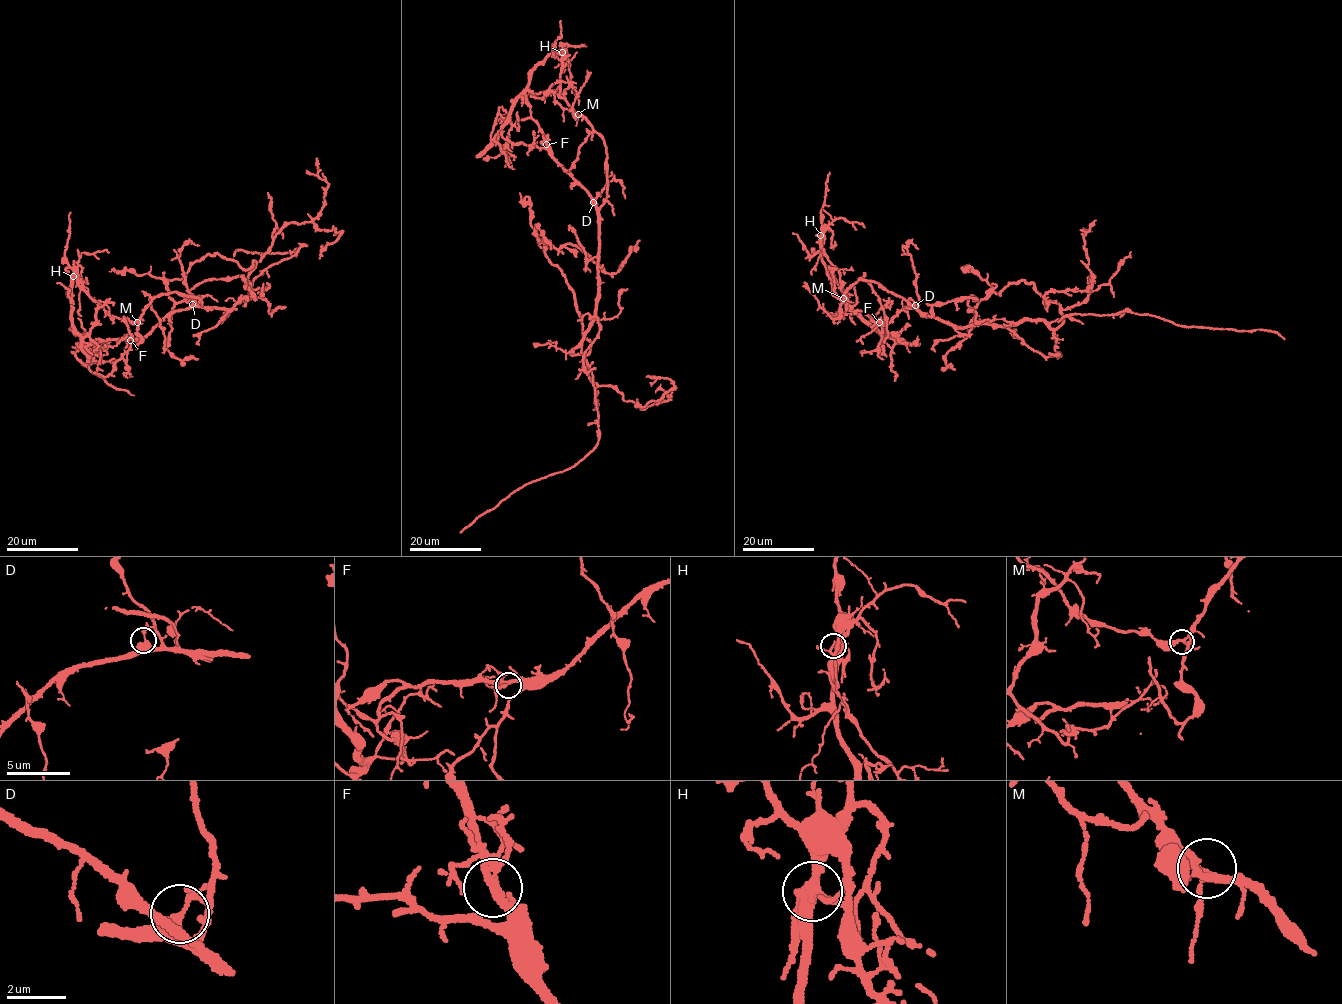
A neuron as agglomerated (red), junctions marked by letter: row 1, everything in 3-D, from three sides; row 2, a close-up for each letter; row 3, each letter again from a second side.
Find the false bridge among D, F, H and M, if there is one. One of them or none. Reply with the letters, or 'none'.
H

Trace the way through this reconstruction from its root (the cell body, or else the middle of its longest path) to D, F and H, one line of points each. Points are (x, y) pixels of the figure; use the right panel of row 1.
D: (1007, 325), (977, 323), (953, 326), (922, 315), (915, 305)
F: (1007, 325), (977, 323), (953, 326), (905, 306), (887, 323), (879, 322)
H: (1007, 325), (953, 326), (920, 314), (877, 283), (859, 278), (844, 297), (838, 271), (821, 246), (821, 235)

